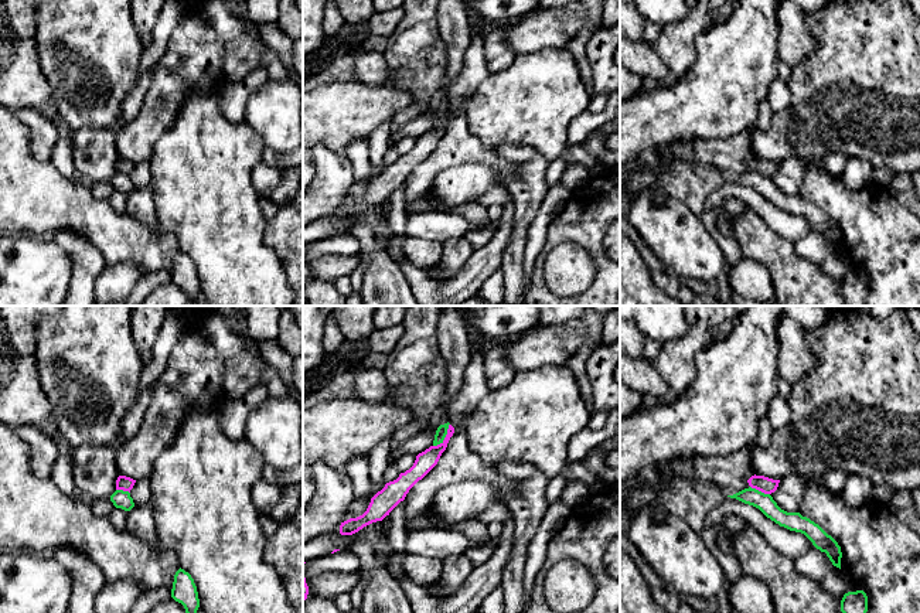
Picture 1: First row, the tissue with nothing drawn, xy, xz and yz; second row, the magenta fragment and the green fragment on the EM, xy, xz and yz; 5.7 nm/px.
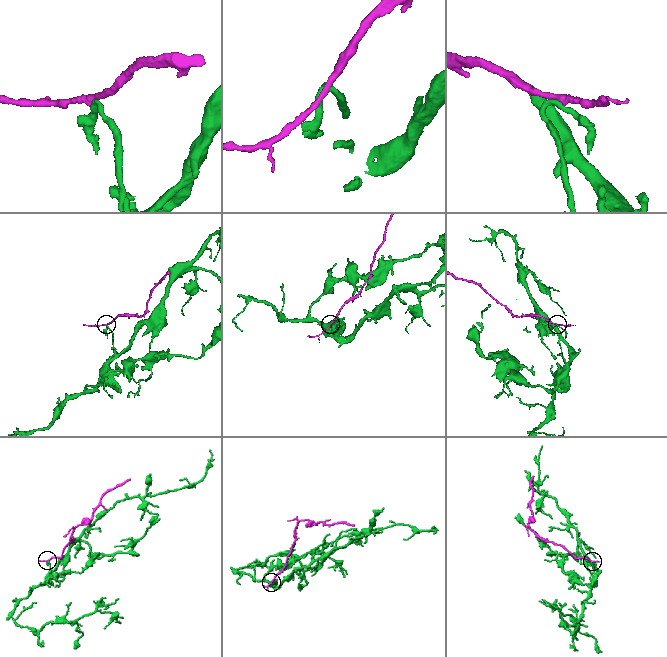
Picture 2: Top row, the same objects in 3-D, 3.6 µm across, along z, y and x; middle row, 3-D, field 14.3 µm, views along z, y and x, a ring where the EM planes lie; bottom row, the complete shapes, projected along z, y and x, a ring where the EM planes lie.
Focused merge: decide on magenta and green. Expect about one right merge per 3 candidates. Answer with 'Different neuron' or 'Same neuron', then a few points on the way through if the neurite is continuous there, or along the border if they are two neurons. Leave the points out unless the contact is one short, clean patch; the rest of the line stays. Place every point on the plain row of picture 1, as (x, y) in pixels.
Different neuron. Boundary: xz (449, 106), (446, 119), (433, 129)

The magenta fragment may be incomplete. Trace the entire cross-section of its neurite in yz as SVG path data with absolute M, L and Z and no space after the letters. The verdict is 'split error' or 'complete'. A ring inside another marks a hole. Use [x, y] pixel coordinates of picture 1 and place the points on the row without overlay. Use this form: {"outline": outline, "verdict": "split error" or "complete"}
{"outline": "M754 157L747 163L747 166L752 171L756 171L764 177L771 177L777 173L780 163Z", "verdict": "complete"}

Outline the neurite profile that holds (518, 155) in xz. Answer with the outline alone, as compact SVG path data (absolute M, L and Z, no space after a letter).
M502 144L494 150L497 151L498 157L517 164L527 163L536 156L536 151L529 146Z

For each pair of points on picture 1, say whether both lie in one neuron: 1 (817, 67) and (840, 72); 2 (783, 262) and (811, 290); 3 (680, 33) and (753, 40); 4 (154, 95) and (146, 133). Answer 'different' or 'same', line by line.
1: same
2: same
3: different
4: same

